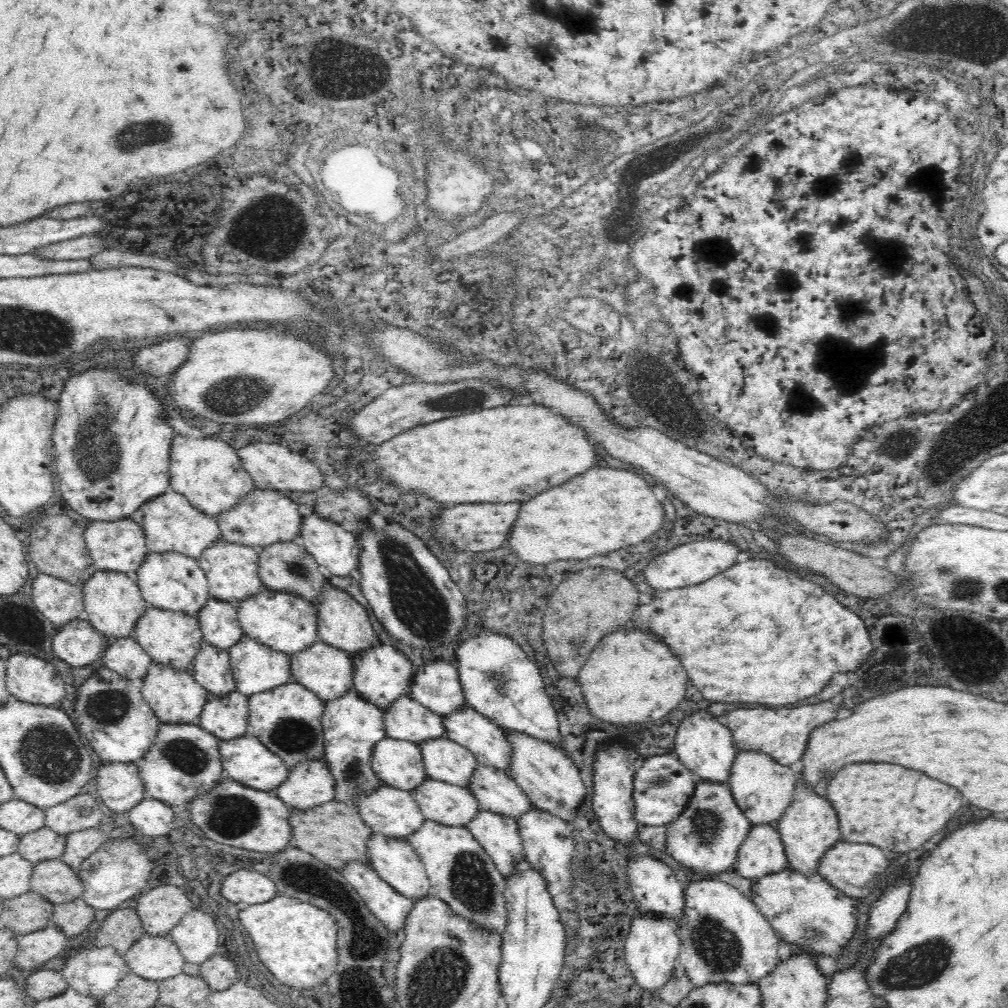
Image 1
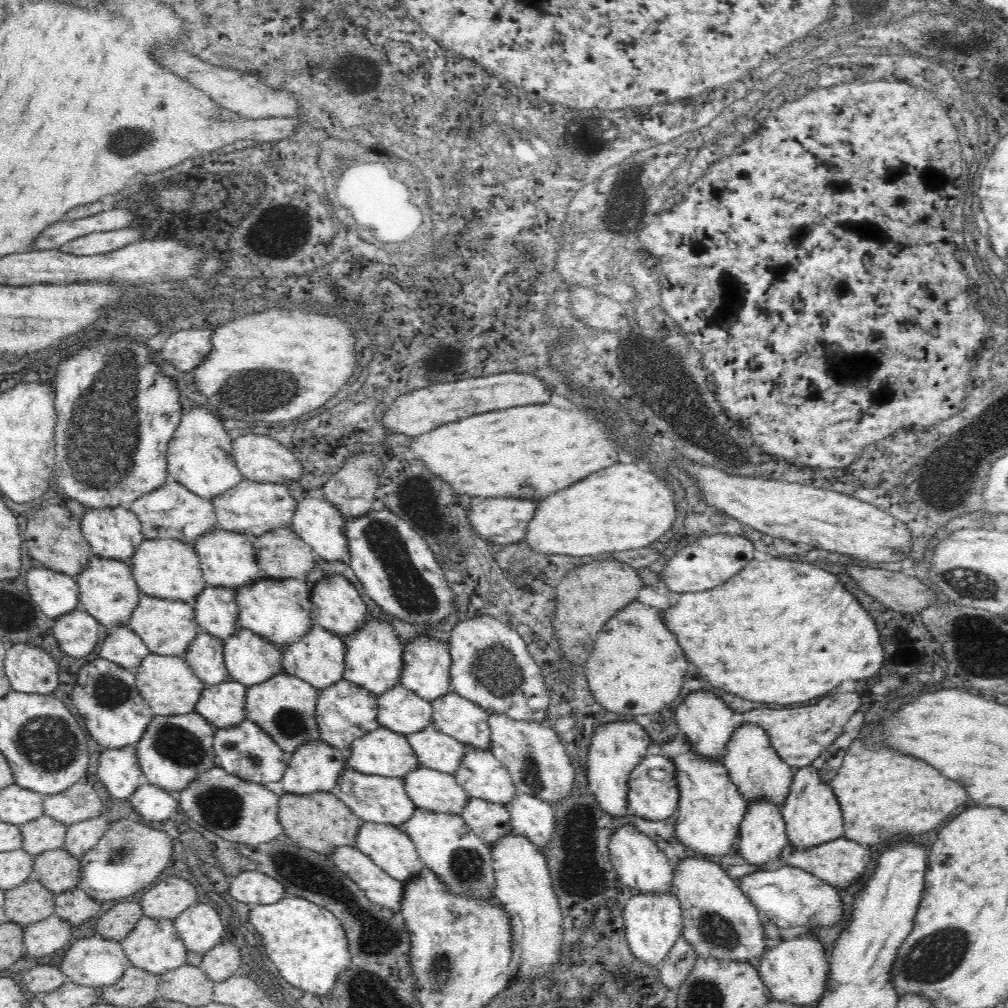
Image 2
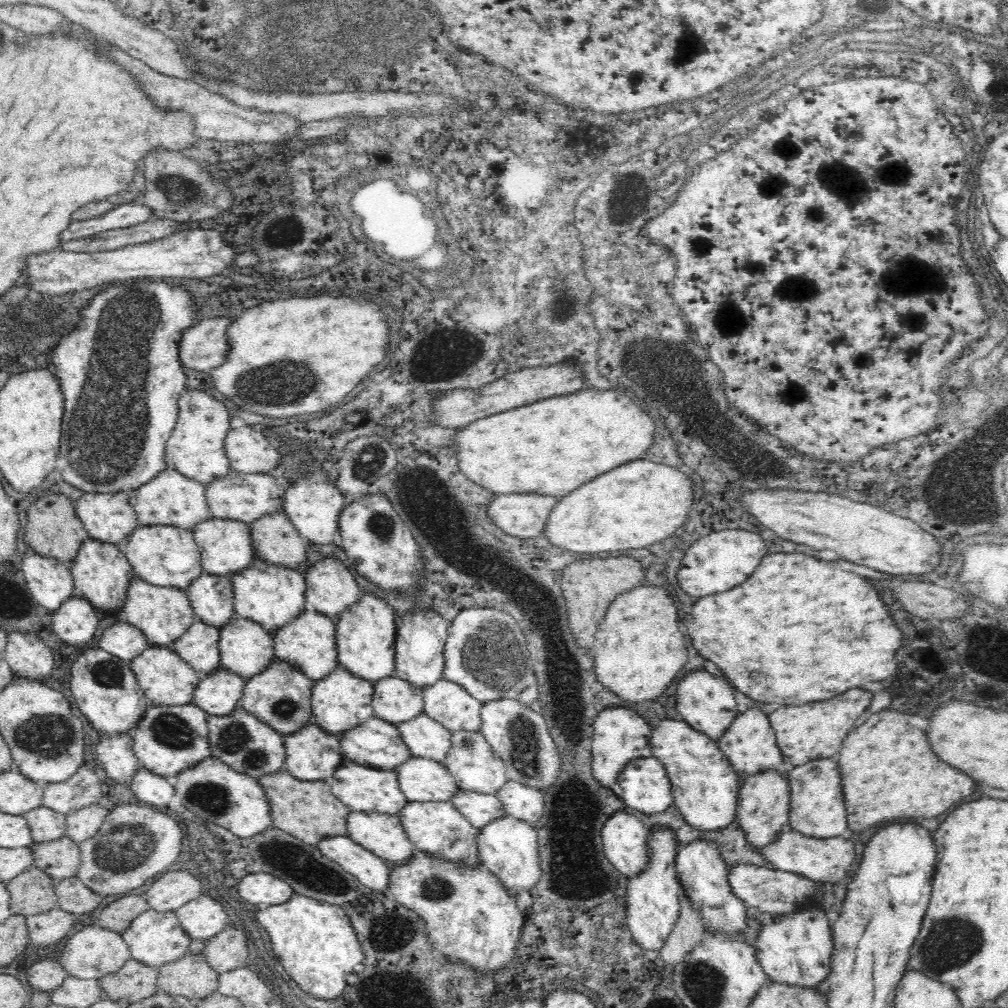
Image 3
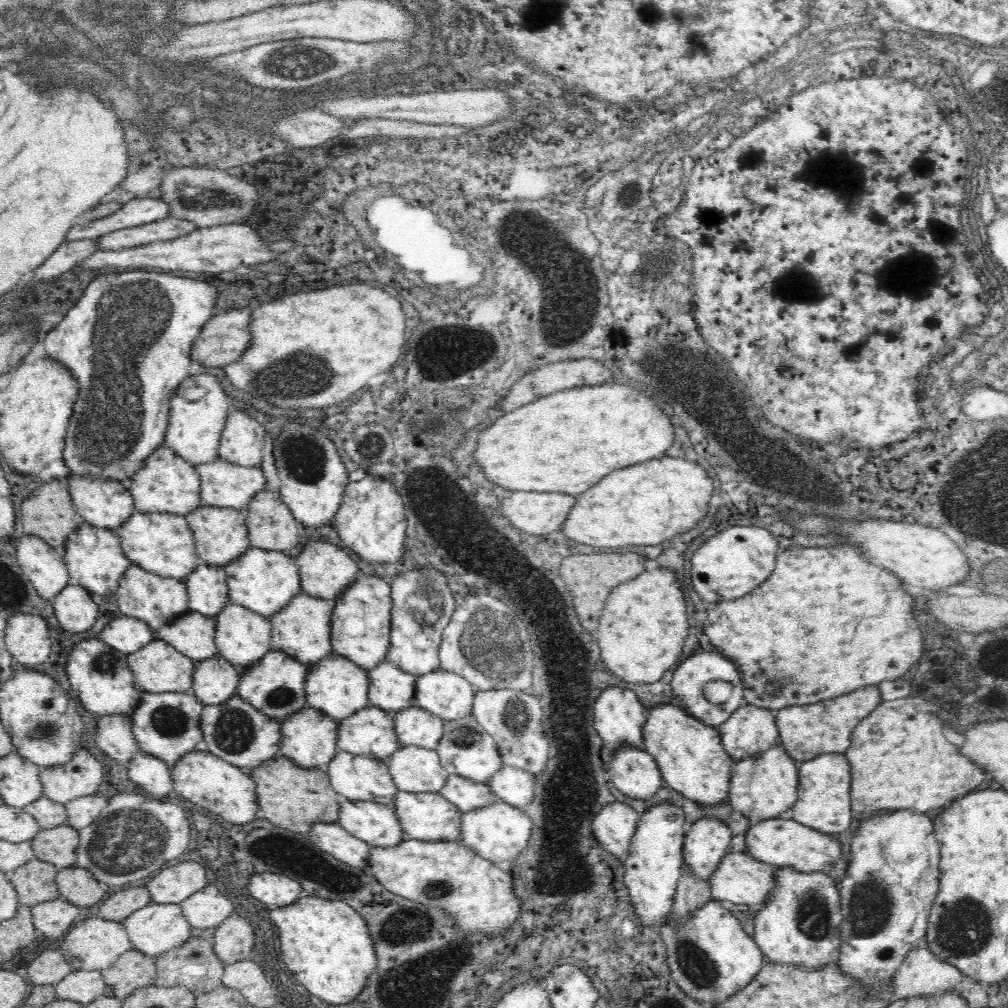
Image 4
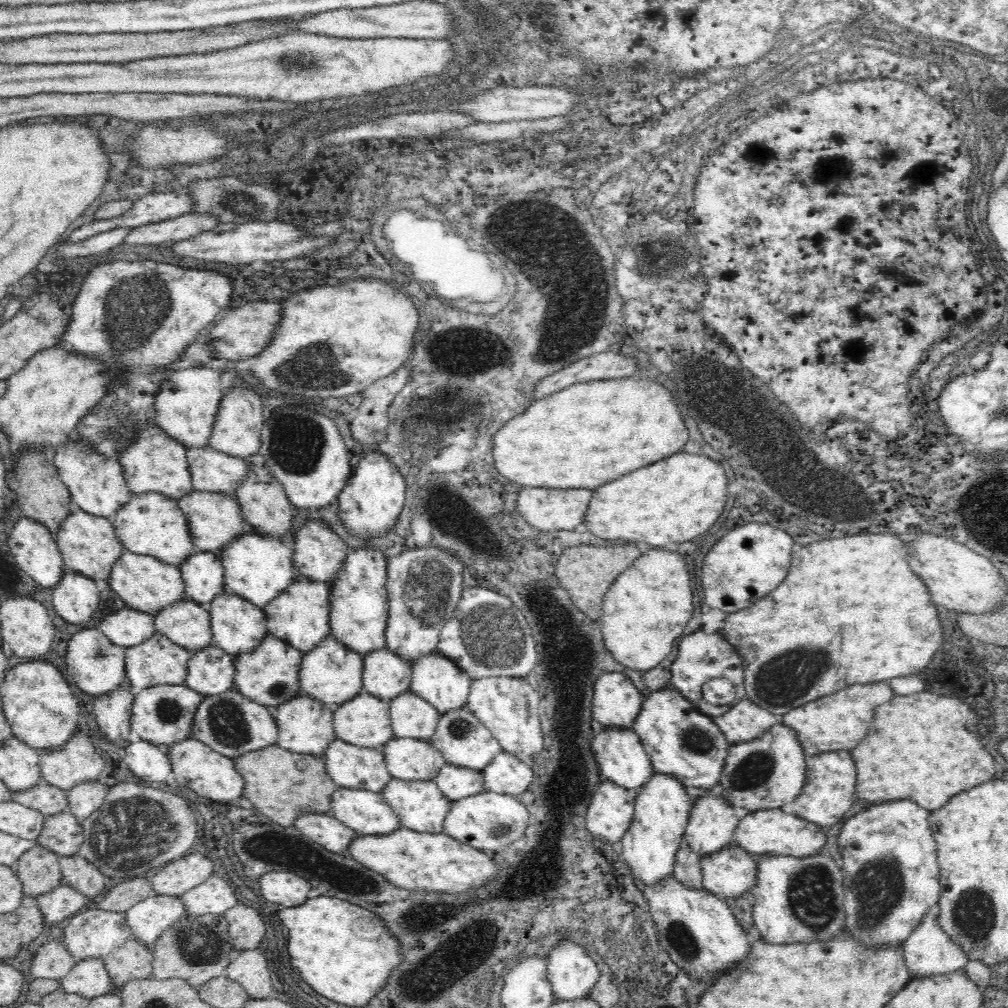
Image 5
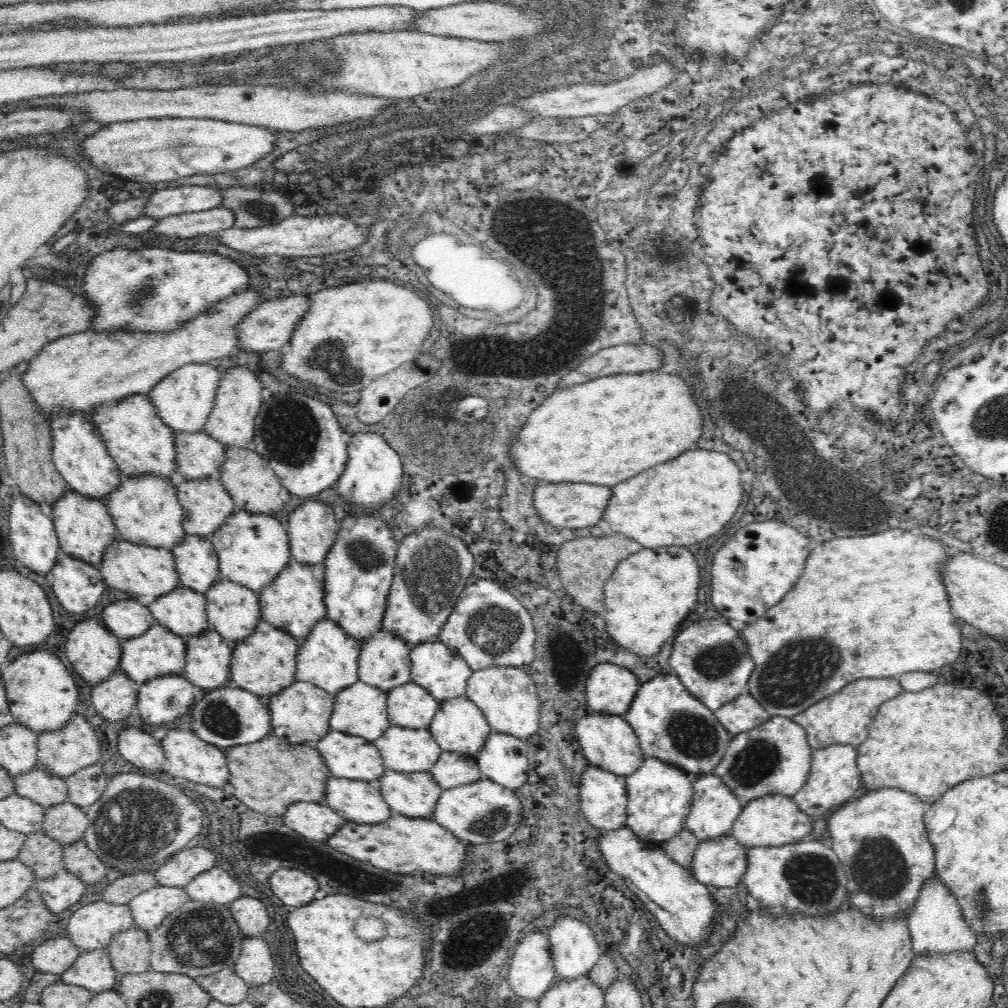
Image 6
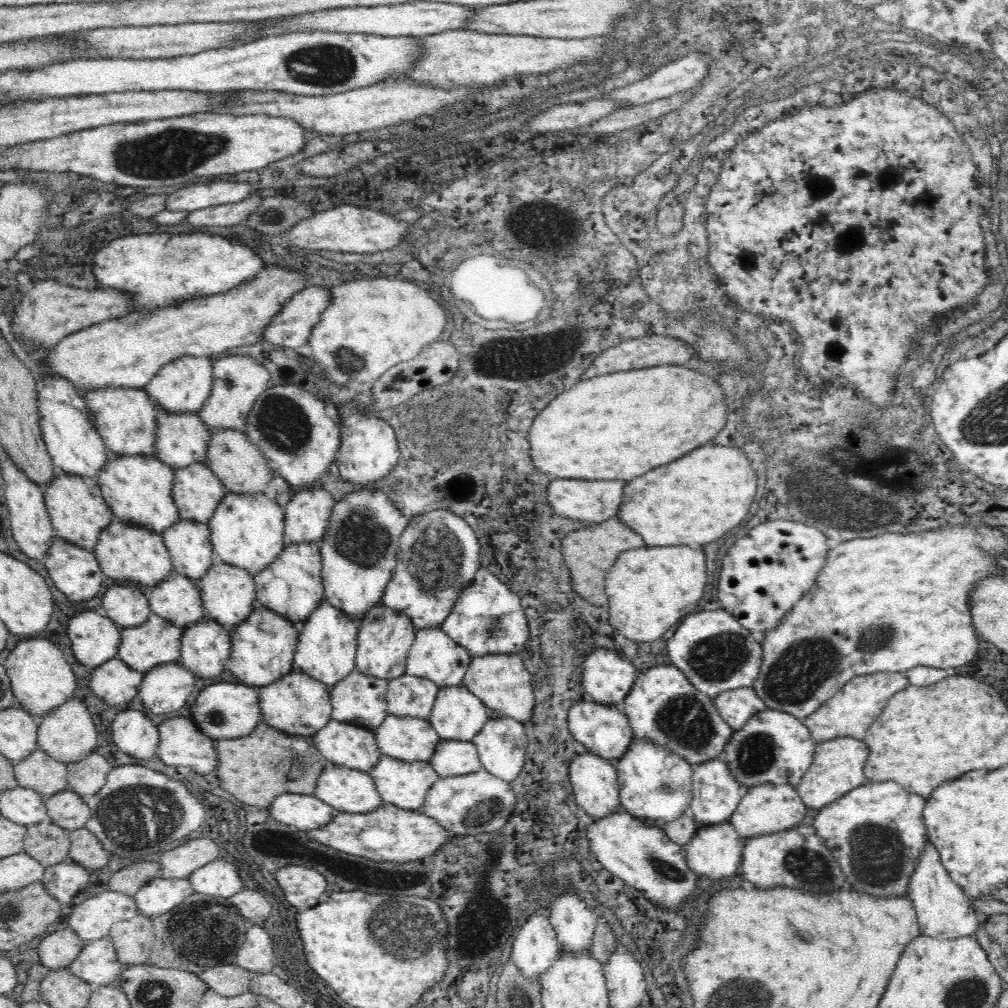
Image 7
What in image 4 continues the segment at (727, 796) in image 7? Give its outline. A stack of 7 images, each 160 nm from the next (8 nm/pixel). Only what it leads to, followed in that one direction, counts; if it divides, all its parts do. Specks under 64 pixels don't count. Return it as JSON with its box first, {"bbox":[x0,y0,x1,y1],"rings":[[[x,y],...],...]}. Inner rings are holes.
{"bbox":[683,817,732,882],"rings":[[[703,817],[685,832],[683,846],[684,869],[708,882],[716,872],[730,846],[732,831],[717,818]]]}

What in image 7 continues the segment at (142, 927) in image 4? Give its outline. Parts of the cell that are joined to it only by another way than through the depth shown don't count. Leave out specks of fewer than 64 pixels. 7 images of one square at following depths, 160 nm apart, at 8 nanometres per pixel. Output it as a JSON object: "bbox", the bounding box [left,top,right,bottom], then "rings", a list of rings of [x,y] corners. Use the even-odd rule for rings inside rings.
{"bbox":[134,878,195,917],"rings":[[[154,878],[144,884],[134,899],[139,914],[150,917],[162,916],[172,908],[182,903],[184,899],[194,894],[195,890],[188,878]]]}

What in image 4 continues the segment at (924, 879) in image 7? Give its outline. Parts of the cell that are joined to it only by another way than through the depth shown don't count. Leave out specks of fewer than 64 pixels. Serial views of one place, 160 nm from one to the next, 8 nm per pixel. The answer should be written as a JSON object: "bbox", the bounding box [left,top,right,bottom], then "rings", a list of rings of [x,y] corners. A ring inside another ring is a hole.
{"bbox":[890,938,964,1003],"rings":[[[924,938],[895,972],[894,994],[890,1003],[912,998],[938,997],[954,991],[962,980],[964,975],[956,967],[938,961],[930,953]]]}

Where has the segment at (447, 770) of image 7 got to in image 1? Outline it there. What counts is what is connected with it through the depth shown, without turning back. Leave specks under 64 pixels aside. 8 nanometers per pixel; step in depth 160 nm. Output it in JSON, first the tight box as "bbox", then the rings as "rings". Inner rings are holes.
{"bbox":[468,810,525,879],"rings":[[[480,810],[470,822],[468,830],[492,858],[500,874],[506,879],[516,872],[516,864],[525,858],[518,823],[513,818]]]}

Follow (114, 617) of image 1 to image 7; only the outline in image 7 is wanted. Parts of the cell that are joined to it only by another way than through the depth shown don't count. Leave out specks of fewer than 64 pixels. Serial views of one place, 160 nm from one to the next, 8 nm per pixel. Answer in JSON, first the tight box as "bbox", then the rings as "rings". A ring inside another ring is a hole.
{"bbox":[45,471,115,551],"rings":[[[57,471],[55,480],[46,487],[45,499],[55,536],[86,550],[94,551],[100,534],[115,518],[96,477],[78,477]]]}

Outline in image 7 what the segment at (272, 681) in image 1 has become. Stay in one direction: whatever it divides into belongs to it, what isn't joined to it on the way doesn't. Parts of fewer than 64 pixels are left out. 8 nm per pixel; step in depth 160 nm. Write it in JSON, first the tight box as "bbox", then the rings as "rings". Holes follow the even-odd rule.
{"bbox":[200,562,256,629],"rings":[[[223,562],[212,564],[208,572],[202,576],[200,584],[205,618],[213,619],[225,628],[230,629],[244,623],[256,610],[255,577],[243,568],[230,566]]]}

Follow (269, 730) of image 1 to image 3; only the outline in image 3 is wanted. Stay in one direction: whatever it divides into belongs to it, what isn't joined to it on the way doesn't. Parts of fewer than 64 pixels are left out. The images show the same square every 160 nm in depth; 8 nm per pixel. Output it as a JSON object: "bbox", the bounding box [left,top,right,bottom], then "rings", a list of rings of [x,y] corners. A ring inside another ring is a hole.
{"bbox":[237,657,314,738],"rings":[[[275,657],[272,664],[264,672],[246,680],[237,708],[247,710],[260,722],[266,723],[286,738],[288,734],[302,730],[306,724],[313,721],[311,705],[313,684],[314,681],[310,680],[304,673]]]}

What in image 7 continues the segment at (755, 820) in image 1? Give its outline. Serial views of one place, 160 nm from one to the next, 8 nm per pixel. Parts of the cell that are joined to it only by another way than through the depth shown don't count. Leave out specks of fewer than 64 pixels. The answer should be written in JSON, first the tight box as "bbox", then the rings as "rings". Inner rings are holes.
{"bbox":[713,687,767,731],"rings":[[[753,687],[726,690],[713,701],[725,723],[735,731],[744,728],[752,716],[767,708],[767,704],[756,694]]]}

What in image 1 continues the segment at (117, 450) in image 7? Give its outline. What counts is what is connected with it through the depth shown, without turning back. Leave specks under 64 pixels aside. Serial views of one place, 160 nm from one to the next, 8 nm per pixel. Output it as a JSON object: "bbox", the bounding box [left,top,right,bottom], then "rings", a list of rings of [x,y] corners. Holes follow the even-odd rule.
{"bbox":[131,489,221,559],"rings":[[[171,489],[143,504],[131,518],[145,532],[149,552],[179,552],[184,556],[199,559],[204,550],[210,548],[210,544],[221,538],[216,518],[200,513],[185,496]]]}

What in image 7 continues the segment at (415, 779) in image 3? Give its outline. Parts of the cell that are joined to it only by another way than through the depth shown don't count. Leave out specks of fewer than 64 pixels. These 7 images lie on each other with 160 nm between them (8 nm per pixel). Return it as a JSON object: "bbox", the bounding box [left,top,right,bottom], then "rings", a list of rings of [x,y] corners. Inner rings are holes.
{"bbox":[374,714,441,762],"rings":[[[388,714],[374,731],[384,756],[404,762],[431,762],[441,738],[429,719]]]}

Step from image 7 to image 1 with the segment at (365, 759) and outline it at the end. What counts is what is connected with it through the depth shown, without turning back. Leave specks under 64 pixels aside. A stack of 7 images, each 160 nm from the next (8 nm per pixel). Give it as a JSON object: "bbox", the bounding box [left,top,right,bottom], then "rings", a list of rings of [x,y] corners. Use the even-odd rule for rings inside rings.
{"bbox":[352,784,426,839],"rings":[[[385,784],[364,798],[354,798],[352,804],[358,807],[373,834],[407,839],[426,819],[411,791]]]}

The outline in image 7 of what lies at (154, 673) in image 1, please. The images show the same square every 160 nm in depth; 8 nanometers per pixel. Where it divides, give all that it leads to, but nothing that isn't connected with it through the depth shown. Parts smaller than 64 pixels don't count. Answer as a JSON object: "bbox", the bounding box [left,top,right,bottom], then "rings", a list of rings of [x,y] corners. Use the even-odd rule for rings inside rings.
{"bbox":[117,613,183,675],"rings":[[[152,613],[144,624],[140,624],[136,628],[121,629],[121,642],[117,656],[132,670],[136,670],[142,675],[148,674],[154,666],[179,662],[182,632],[183,629]]]}

